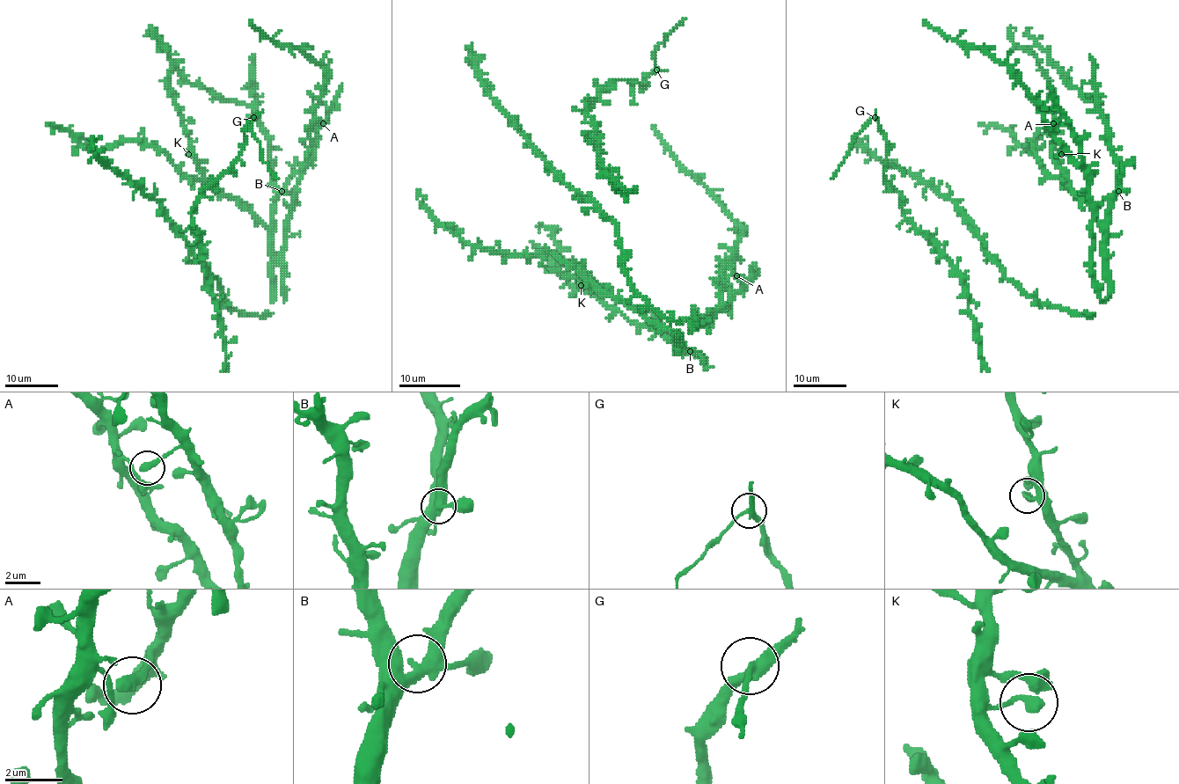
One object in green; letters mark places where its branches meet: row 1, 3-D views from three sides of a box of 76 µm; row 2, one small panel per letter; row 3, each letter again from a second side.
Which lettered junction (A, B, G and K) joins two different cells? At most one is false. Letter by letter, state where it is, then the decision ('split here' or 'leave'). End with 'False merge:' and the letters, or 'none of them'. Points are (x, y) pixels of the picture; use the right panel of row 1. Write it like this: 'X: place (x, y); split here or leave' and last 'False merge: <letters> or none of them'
A: place (1053, 123); leave
B: place (1118, 191); leave
G: place (875, 117); split here
K: place (1061, 154); leave
False merge: G

